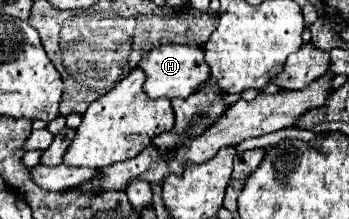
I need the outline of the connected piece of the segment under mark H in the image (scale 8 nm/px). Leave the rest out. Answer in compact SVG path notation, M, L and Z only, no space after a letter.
M168 44L152 48L142 56L138 68L146 74L144 94L148 98L188 98L198 88L198 84L202 84L210 76L210 68L204 60L204 50L198 46Z

